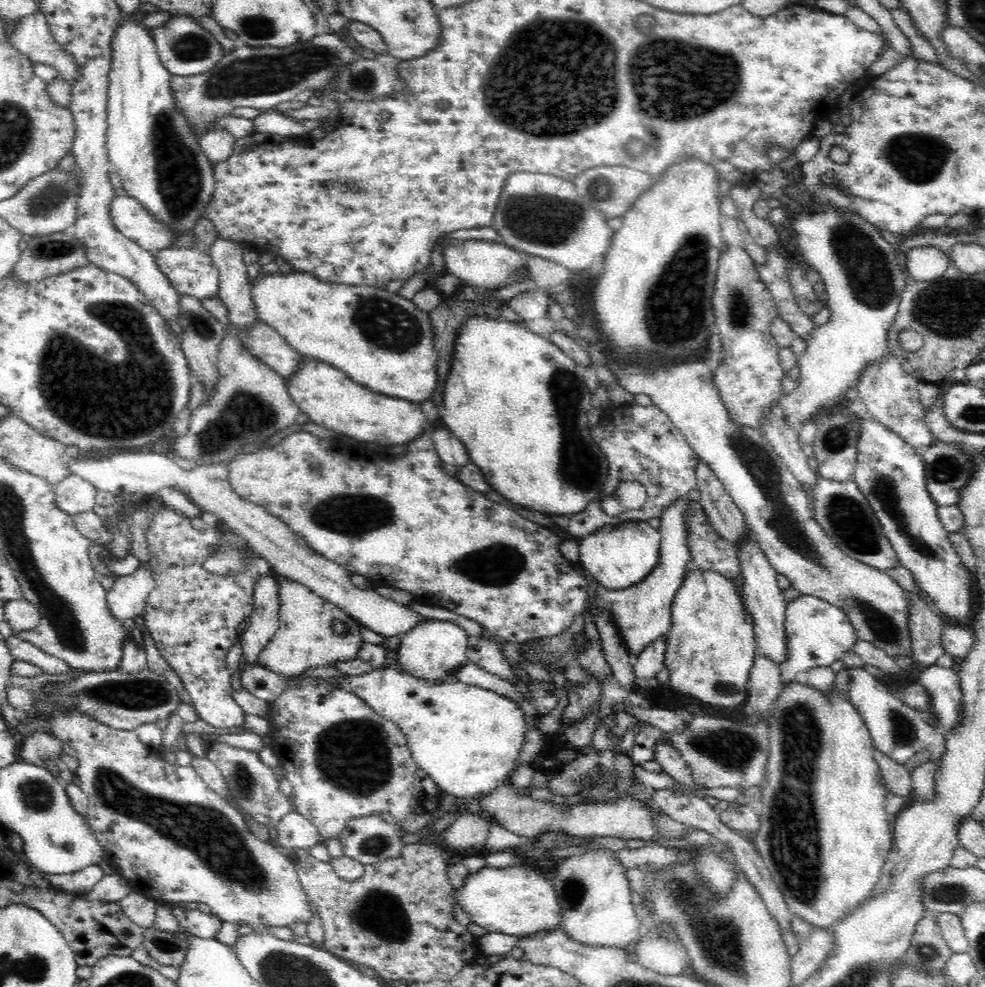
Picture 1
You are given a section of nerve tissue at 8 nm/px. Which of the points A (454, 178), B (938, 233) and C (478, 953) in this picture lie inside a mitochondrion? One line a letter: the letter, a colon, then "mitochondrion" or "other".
A: other
B: other
C: other

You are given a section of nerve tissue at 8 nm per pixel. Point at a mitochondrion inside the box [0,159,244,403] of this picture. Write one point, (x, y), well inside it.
(49, 198)

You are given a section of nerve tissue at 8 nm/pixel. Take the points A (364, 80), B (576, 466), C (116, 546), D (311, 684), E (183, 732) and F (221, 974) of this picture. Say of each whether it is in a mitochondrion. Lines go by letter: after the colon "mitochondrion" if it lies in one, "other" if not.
A: mitochondrion
B: mitochondrion
C: other
D: other
E: other
F: other

